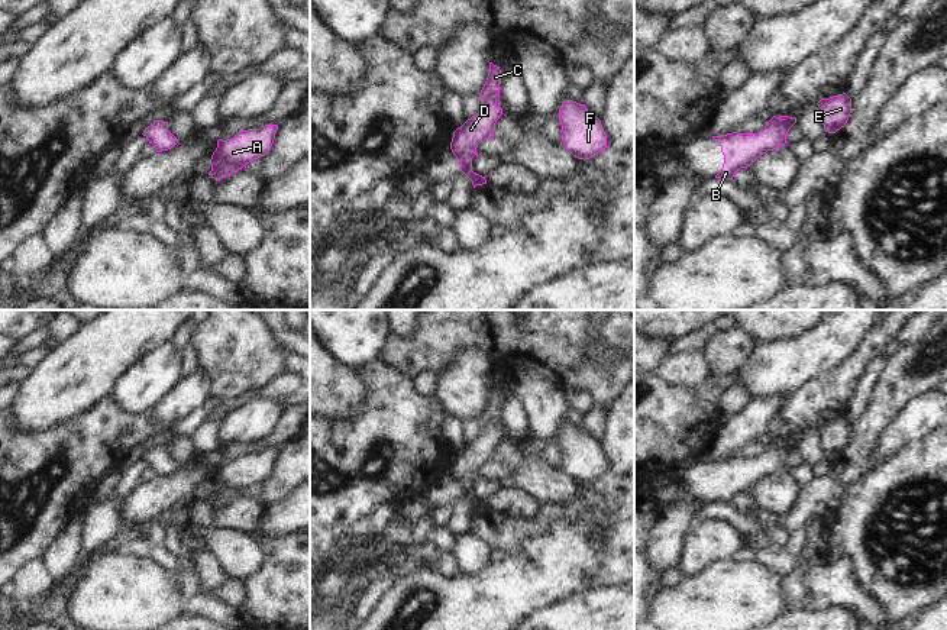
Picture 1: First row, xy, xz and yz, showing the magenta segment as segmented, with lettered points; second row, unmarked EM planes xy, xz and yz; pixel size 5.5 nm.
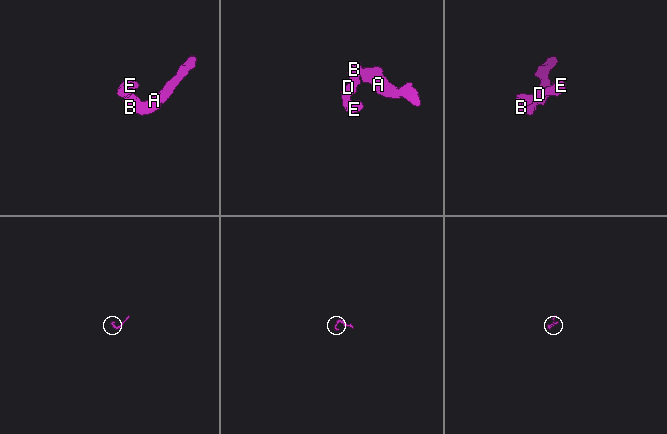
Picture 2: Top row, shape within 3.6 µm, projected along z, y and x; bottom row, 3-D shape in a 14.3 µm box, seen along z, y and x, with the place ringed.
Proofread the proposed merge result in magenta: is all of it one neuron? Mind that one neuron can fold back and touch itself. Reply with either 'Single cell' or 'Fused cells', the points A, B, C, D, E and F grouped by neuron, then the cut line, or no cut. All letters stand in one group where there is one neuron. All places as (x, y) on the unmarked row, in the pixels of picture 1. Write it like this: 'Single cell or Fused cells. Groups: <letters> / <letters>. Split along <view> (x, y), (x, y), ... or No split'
Single cell. Groups: A B C D E F. No split

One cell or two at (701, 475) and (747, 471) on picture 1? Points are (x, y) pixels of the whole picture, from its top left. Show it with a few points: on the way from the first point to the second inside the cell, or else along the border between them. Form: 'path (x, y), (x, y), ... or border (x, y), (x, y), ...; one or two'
path (713, 475), (736, 475); one

